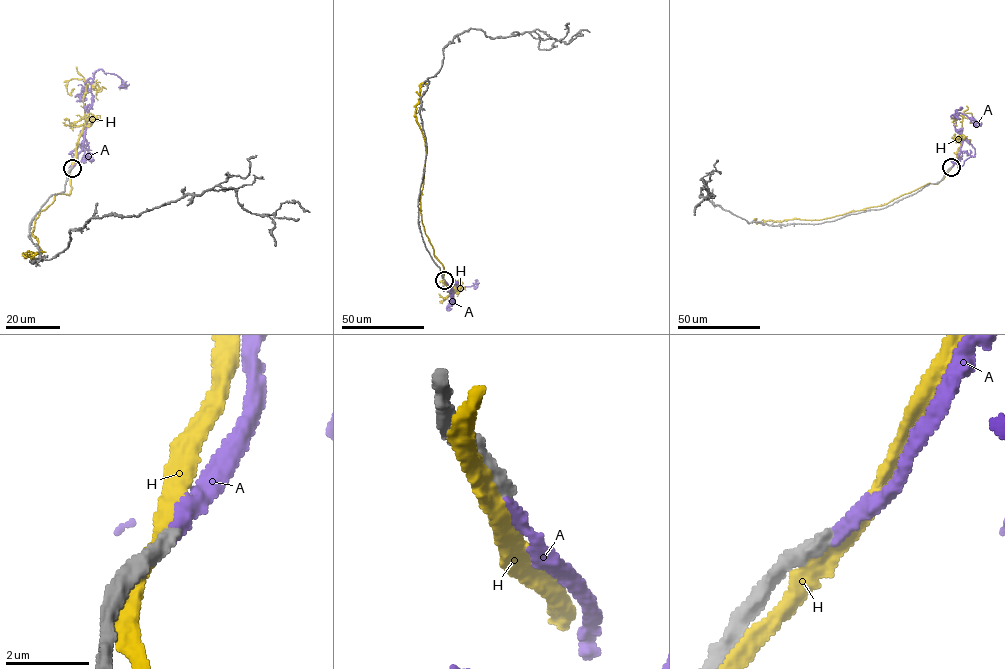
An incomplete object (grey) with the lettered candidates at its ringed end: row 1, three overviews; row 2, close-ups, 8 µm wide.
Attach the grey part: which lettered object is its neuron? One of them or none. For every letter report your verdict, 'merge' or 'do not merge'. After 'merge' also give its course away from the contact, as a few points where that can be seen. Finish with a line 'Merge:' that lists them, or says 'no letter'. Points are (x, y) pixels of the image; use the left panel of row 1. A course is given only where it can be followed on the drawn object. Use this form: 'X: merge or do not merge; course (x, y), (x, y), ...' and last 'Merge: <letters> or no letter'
A: merge; course (72, 168), (84, 141), (93, 74), (101, 69), (116, 74), (122, 85), (125, 86), (123, 81), (126, 86)
H: do not merge
Merge: A

